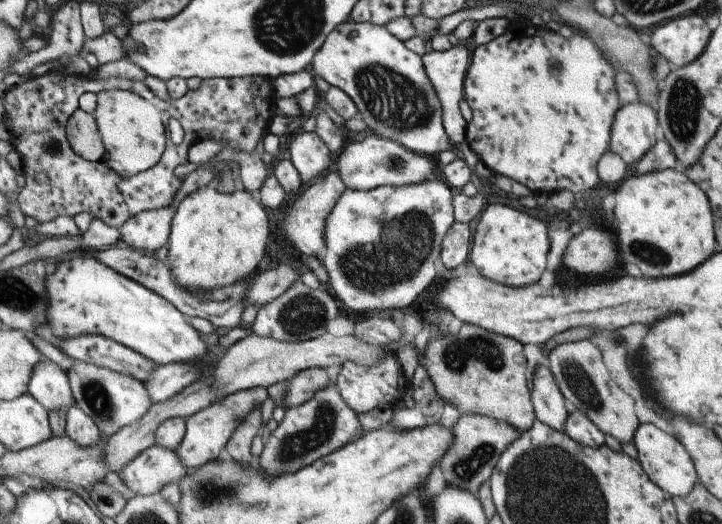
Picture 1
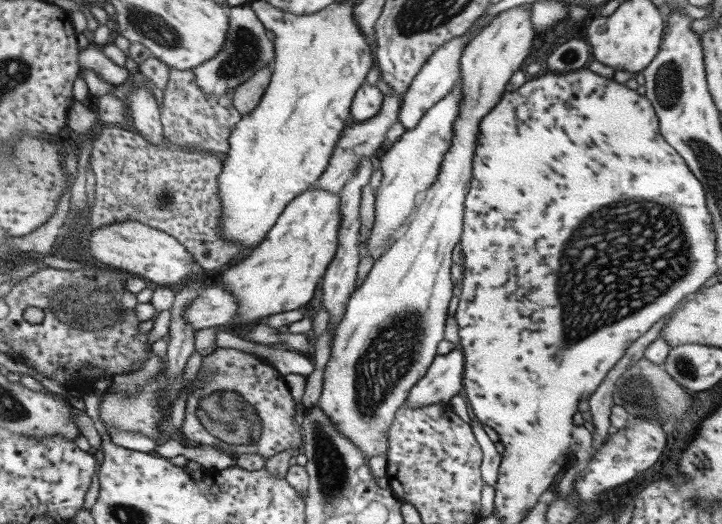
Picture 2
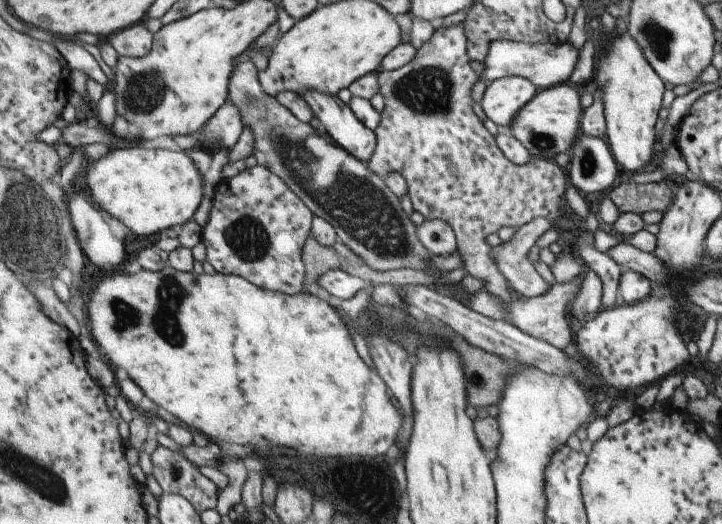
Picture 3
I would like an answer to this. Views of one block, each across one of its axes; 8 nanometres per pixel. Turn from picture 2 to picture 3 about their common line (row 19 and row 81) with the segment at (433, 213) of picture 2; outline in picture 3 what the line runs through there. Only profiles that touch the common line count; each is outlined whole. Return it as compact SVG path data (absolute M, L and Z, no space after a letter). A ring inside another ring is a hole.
M503 77L487 84L480 104L486 116L499 128L511 127L538 91L538 86L529 78Z

